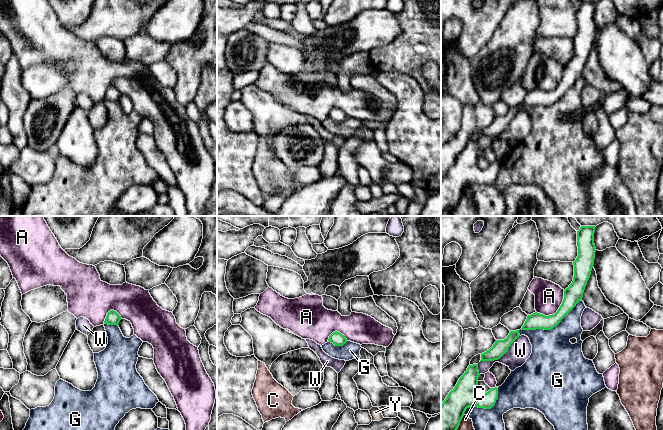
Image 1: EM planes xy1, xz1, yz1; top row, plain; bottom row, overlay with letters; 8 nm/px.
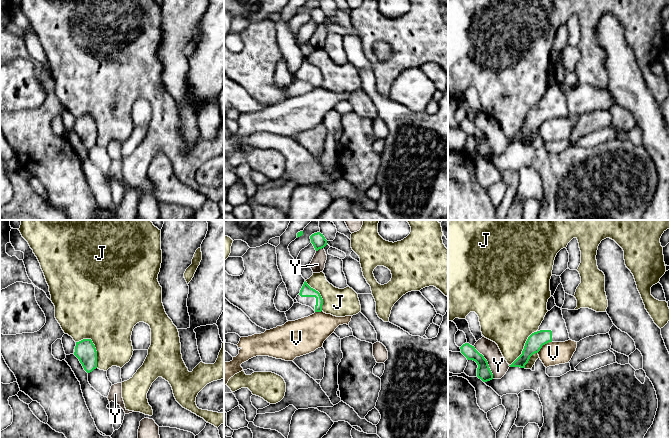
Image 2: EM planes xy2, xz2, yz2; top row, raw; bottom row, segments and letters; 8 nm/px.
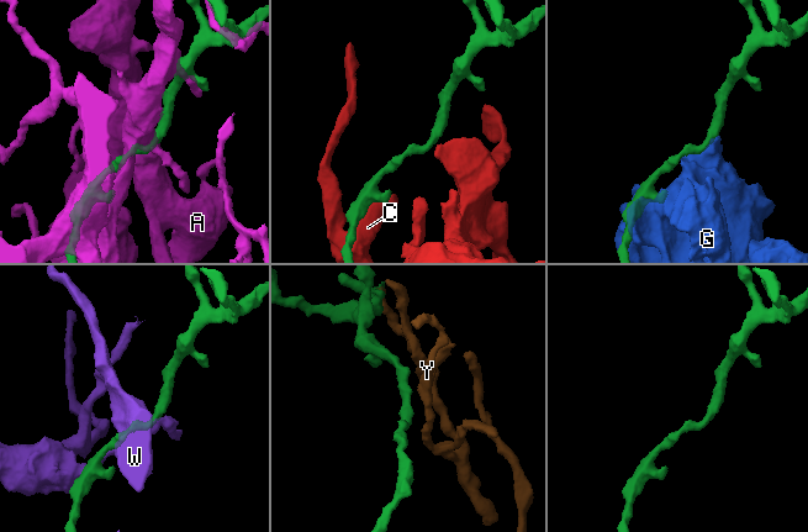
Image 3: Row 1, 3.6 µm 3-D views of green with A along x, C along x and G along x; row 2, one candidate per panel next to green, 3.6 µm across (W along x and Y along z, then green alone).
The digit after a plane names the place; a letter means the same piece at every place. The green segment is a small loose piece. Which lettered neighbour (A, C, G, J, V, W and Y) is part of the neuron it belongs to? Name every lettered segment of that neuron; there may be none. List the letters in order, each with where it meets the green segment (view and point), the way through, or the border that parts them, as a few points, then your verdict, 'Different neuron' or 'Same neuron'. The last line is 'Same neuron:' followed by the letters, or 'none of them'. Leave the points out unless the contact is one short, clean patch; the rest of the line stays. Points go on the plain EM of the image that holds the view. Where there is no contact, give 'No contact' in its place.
A: Touches green at yz1 (557, 87). Different neuron
C: Touches green at yz1 (459, 200). Different neuron
G: Touches green at yz1 (551, 104). Different neuron
J: Touches green at xy2 (94, 122). Different neuron
V: Touches green at yz2 (543, 120). Boundary: yz2 (551, 117), (544, 120), (537, 128). Different neuron
W: Touches green at yz1 (501, 132). Different neuron
Y: Touches green at yz2 (487, 138). Boundary: yz2 (473, 122), (486, 136), (493, 154). Different neuron
Same neuron: none of them

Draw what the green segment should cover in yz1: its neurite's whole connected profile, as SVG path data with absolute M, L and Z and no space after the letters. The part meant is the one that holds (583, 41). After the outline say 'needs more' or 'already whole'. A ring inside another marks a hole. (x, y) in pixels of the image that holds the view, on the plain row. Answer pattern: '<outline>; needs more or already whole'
M581 2L577 7L578 32L573 38L574 53L569 63L564 66L564 75L557 88L549 92L537 88L528 91L522 106L551 106L582 76L594 41L594 9L595 2Z; already whole

